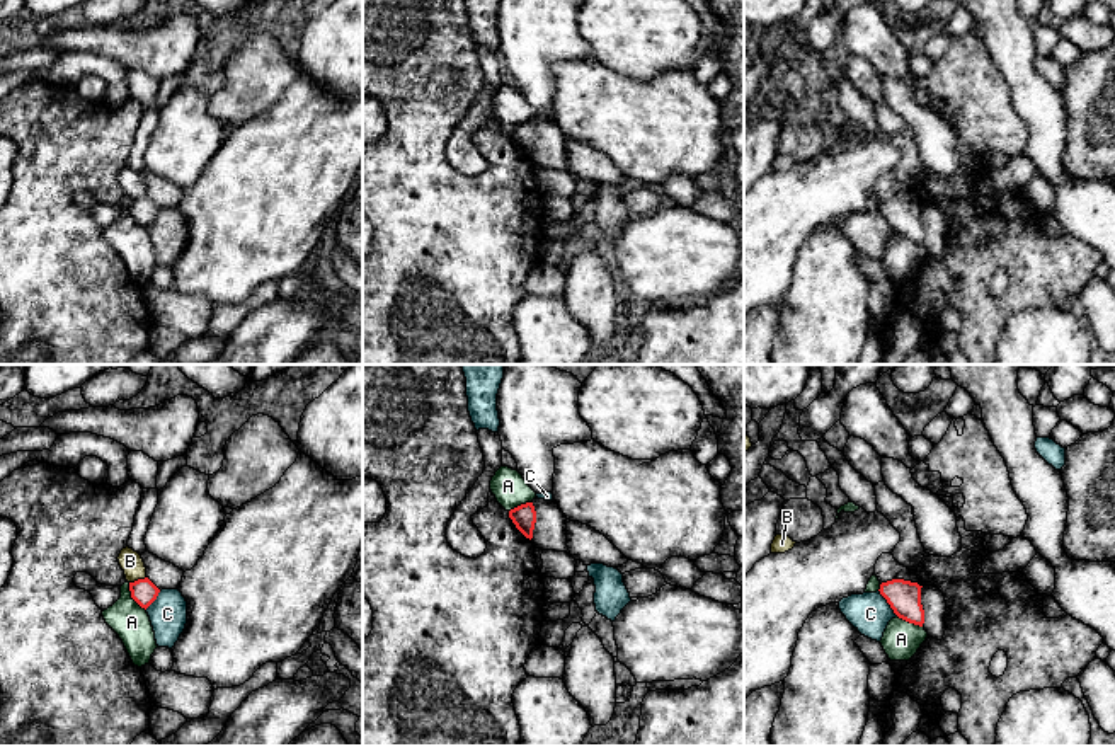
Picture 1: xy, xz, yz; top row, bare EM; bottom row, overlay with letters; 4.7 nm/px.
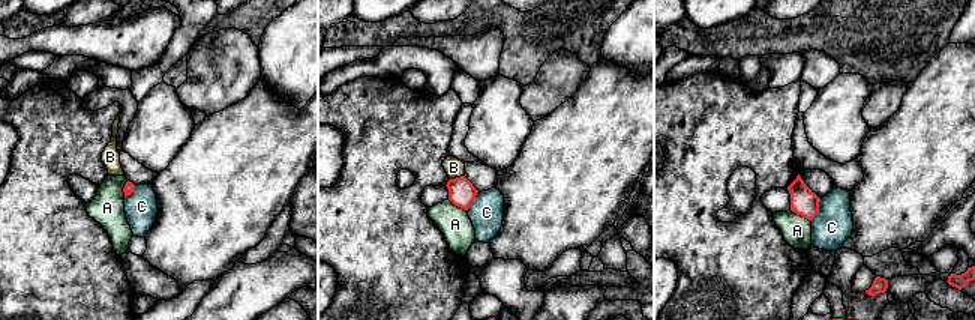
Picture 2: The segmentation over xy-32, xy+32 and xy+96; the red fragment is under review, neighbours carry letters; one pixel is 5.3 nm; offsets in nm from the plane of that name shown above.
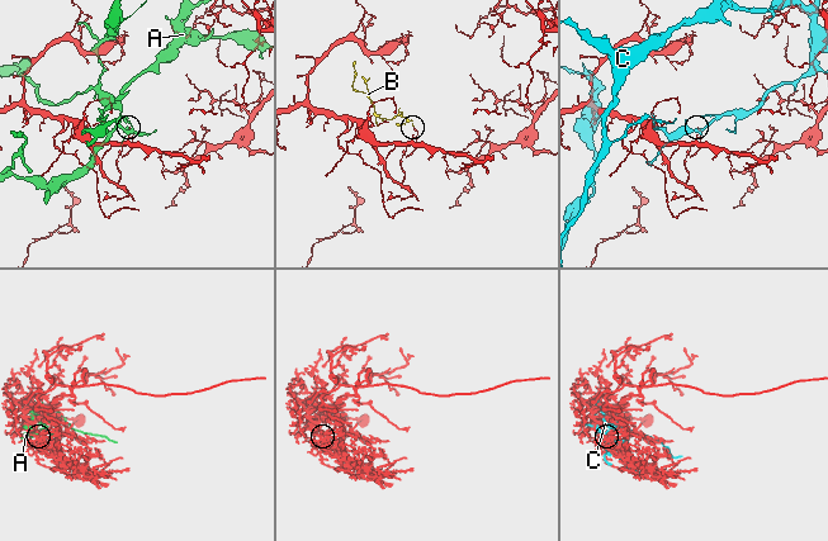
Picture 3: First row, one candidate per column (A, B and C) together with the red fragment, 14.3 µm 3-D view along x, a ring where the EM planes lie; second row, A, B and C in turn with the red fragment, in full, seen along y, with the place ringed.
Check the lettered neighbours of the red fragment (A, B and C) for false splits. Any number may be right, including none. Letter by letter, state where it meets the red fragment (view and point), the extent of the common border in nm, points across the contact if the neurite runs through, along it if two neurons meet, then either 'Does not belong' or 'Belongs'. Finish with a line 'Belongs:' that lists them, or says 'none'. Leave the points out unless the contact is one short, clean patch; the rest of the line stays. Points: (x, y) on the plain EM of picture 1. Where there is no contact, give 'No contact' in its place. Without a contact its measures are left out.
A: Touches red at xy (131, 215). Shared border 160 nm. Does not belong
B: Touches red at xy (138, 198). Shared border 90 nm. Boundary: xy (145, 195), (130, 201). Does not belong
C: Touches red at yz (887, 220). Shared border 160 nm. Does not belong
Belongs: none

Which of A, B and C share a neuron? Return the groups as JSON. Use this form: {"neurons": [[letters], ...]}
{"neurons": [["A"], ["B"], ["C"]]}

